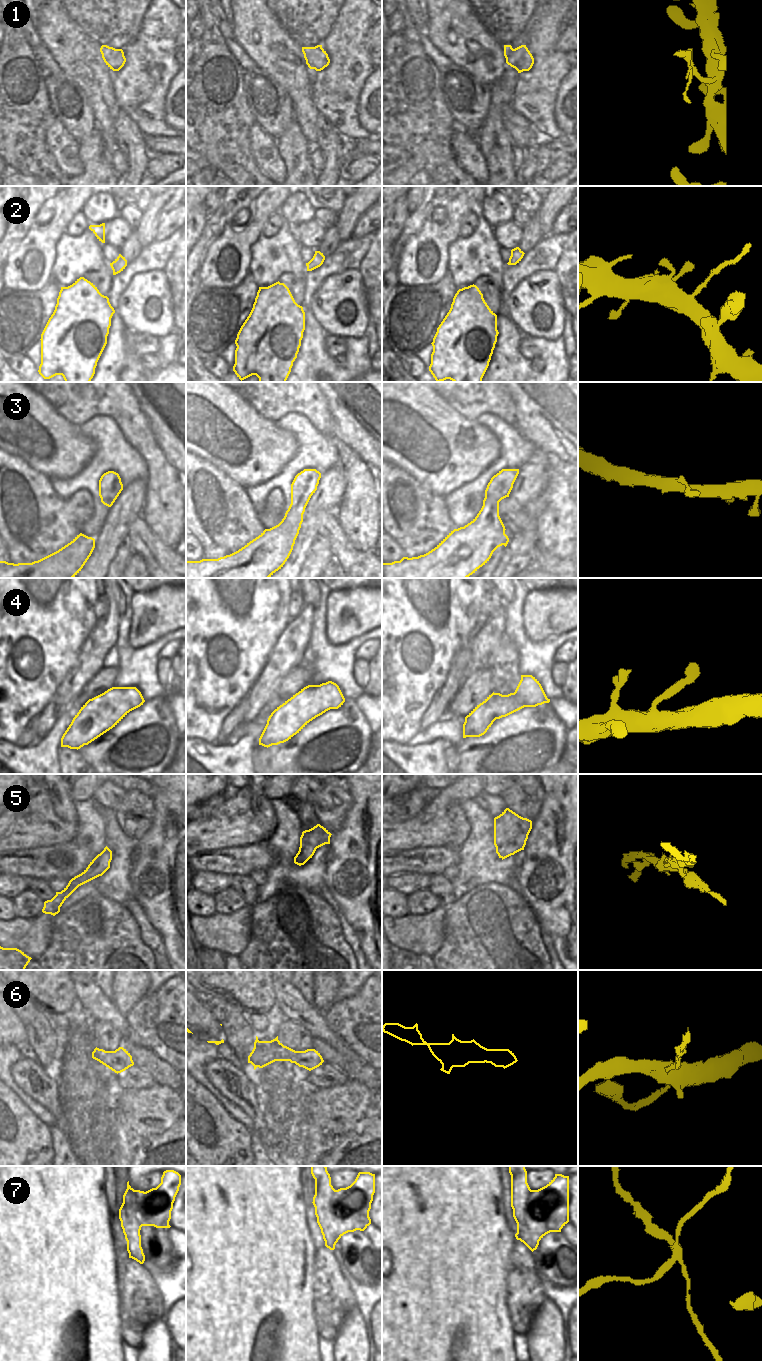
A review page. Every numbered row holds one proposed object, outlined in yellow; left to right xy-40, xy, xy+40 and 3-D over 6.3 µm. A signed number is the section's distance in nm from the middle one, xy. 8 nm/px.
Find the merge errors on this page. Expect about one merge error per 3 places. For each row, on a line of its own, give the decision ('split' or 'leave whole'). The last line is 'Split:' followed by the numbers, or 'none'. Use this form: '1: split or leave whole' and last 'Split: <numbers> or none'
1: split
2: leave whole
3: leave whole
4: leave whole
5: split
6: split
7: split
Split: 1, 5, 6, 7

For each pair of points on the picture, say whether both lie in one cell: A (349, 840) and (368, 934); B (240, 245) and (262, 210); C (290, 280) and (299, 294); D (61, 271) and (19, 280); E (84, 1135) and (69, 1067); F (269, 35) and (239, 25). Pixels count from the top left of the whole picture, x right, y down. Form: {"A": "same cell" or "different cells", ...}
{"A": "same cell", "B": "same cell", "C": "same cell", "D": "different cells", "E": "same cell", "F": "same cell"}

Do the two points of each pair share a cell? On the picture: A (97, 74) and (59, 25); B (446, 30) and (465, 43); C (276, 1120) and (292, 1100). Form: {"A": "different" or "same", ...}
{"A": "same", "B": "same", "C": "same"}

